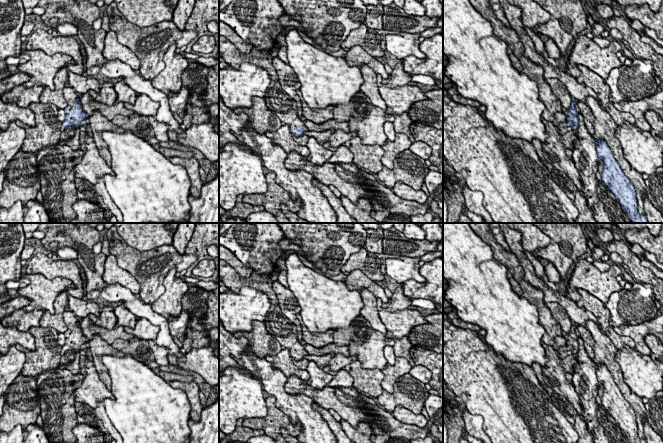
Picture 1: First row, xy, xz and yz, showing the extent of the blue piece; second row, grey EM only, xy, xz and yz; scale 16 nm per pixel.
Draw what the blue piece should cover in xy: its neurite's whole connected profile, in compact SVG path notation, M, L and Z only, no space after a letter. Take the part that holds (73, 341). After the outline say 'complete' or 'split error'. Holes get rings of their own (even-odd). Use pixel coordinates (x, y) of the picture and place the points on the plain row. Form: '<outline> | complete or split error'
M65 310L63 320L68 330L65 334L65 344L62 347L60 355L60 364L65 365L66 369L73 374L80 373L80 350L87 342L87 338L82 333L78 323L78 318L72 311Z | split error

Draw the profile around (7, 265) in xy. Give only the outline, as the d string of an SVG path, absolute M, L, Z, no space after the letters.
M0 223L0 305L12 299L7 294L6 283L22 278L20 255L25 245L25 235L22 223Z

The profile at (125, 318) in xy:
M123 303L118 305L114 313L117 317L117 324L114 328L118 328L119 326L122 327L129 327L129 328L134 328L136 325L136 316L131 313Z

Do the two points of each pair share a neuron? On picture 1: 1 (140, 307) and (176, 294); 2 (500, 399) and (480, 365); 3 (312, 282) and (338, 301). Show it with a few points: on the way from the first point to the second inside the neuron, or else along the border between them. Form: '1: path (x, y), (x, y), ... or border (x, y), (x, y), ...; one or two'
1: border (150, 305), (167, 320); two
2: path (496, 391), (480, 373); one
3: path (318, 288), (332, 301); one

